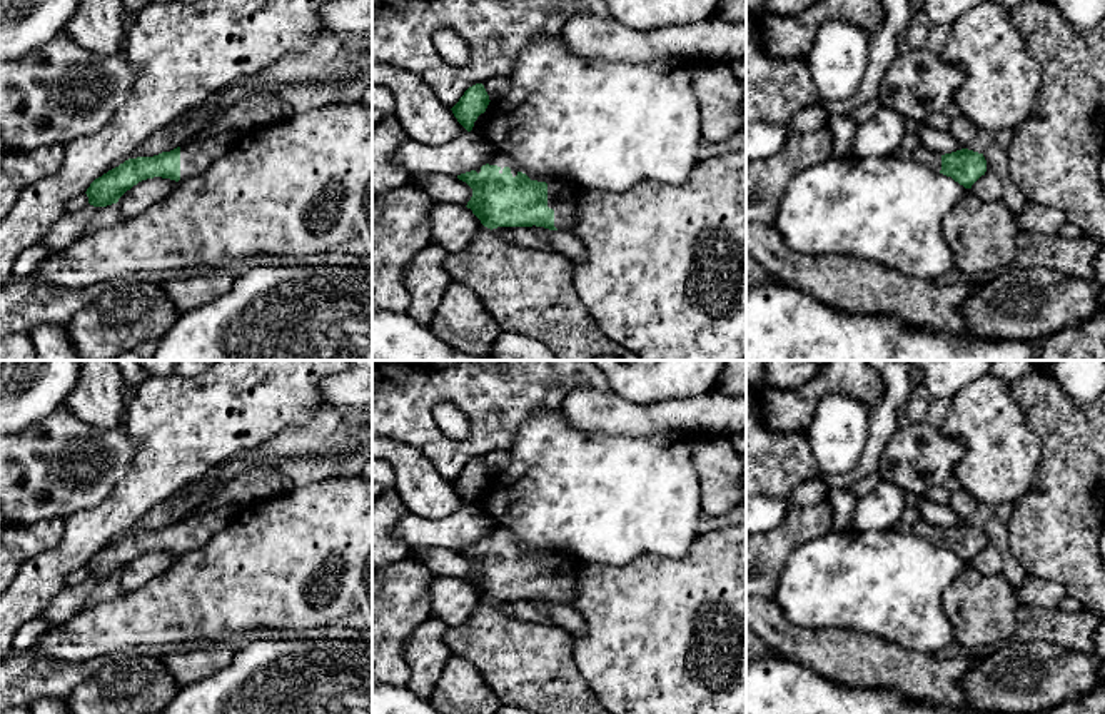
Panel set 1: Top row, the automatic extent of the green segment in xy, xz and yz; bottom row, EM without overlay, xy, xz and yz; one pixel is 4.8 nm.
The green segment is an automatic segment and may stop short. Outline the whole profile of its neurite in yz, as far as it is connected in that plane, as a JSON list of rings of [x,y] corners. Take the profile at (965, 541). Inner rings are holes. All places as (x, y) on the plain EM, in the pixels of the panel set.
[[[920,519],[911,527],[911,532],[935,546],[951,551],[965,562],[971,562],[971,559],[986,546],[983,527],[968,522],[941,529]]]

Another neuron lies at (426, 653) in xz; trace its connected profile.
[[[431,617],[406,639],[406,661],[411,669],[407,687],[421,699],[431,699],[451,656],[444,642],[447,629],[441,619]]]

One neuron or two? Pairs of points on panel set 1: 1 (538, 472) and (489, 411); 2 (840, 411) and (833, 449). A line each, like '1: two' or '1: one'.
1: two
2: one

